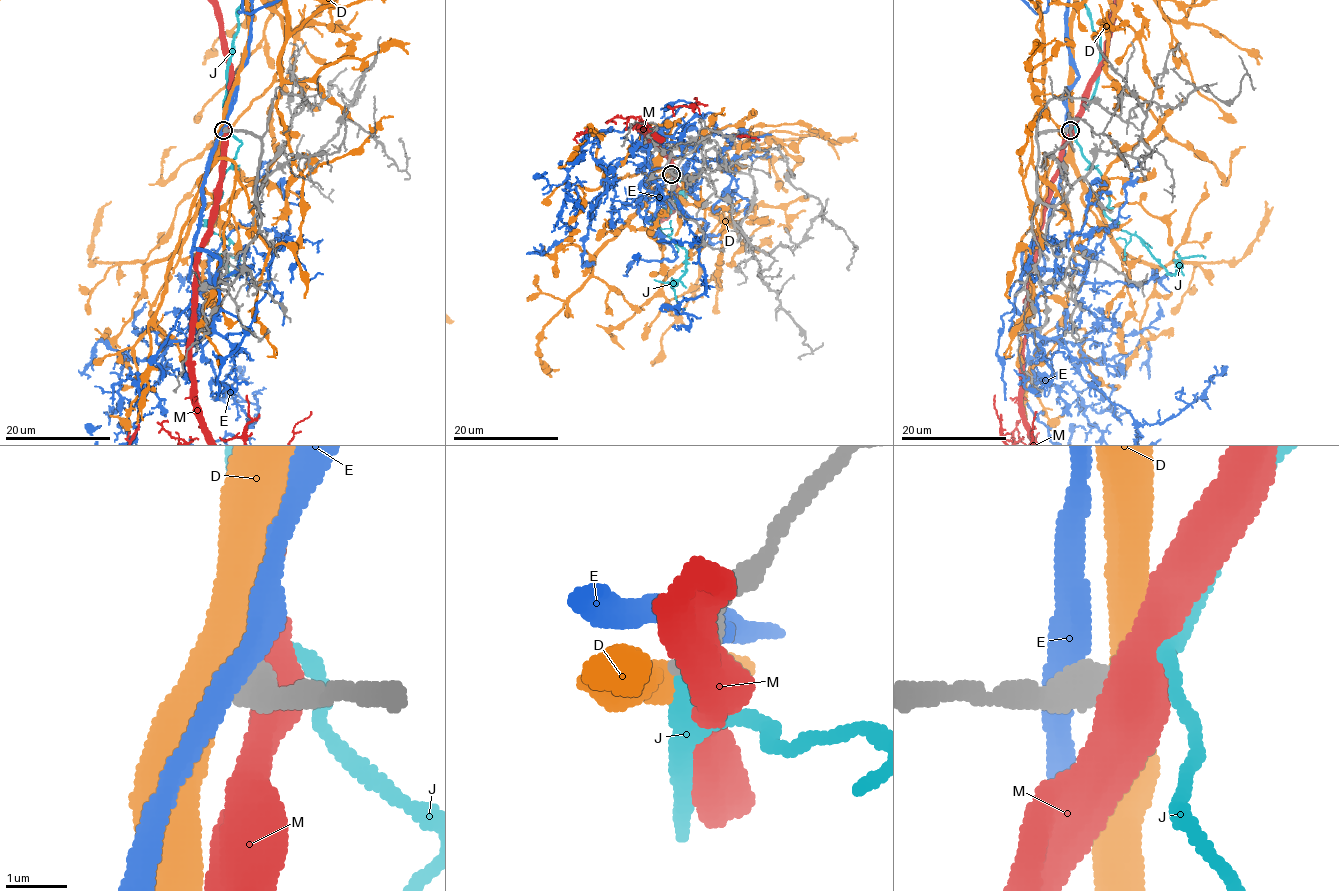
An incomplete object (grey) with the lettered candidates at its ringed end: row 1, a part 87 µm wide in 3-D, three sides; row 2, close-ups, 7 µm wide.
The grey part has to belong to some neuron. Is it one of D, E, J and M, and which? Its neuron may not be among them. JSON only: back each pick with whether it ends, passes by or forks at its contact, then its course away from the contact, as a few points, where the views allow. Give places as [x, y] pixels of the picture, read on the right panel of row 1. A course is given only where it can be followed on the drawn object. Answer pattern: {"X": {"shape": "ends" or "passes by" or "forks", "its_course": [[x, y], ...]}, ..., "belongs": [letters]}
{"J": {"shape": "ends"}, "belongs": ["J"]}

